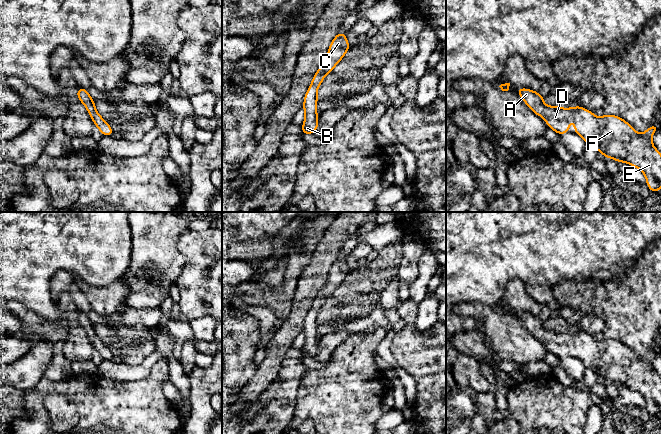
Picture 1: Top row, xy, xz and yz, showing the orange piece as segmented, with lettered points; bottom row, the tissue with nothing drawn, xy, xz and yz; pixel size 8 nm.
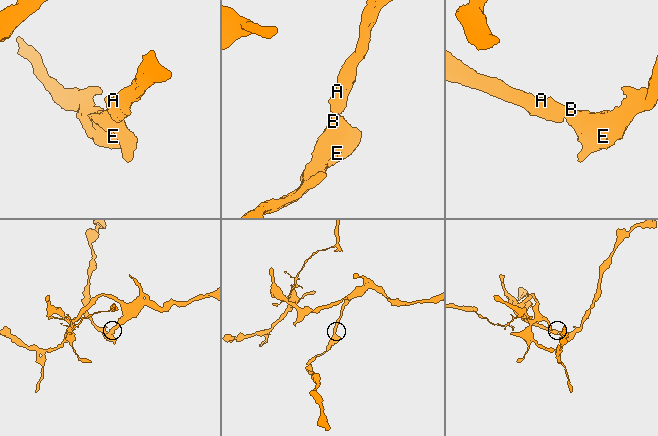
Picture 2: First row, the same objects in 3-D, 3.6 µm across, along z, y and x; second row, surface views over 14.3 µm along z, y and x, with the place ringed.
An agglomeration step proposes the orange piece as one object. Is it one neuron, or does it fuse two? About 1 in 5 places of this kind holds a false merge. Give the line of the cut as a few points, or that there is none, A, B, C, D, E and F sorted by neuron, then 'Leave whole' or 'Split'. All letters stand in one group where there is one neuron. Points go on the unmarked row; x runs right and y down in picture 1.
No split. Groups: A B C D E F. Leave whole

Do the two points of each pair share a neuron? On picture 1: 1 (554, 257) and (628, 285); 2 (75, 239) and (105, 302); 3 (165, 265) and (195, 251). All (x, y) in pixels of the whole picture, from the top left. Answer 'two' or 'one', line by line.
1: two
2: two
3: two

